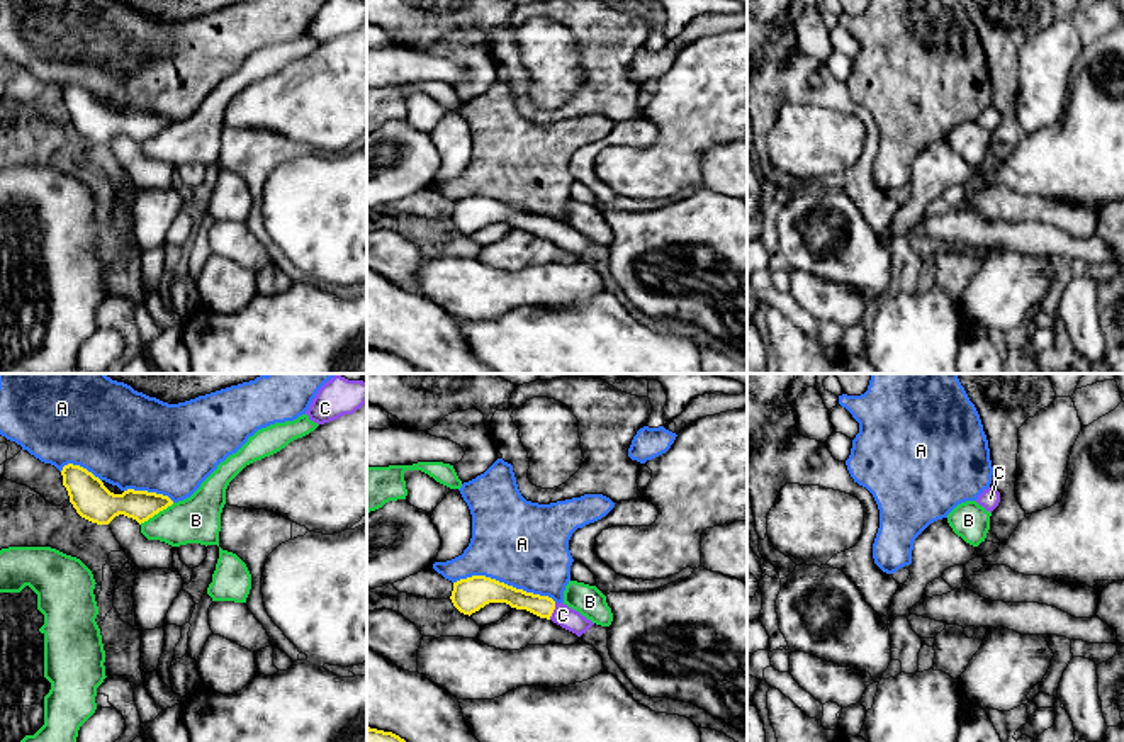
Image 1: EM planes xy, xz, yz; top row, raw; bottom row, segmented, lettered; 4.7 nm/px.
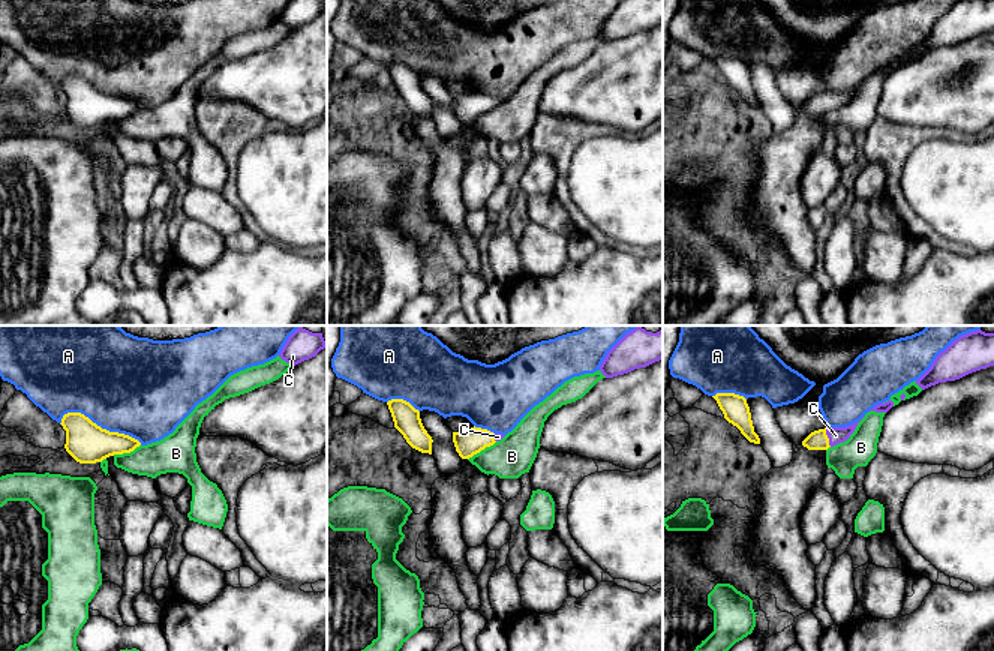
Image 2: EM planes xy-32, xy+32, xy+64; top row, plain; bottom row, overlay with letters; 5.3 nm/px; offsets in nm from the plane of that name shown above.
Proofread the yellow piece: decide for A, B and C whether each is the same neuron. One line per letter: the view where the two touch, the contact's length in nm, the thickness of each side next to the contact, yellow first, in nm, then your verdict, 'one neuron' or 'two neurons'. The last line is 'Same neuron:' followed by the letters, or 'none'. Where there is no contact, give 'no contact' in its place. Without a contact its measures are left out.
A: contact in xz; length 500 nm; calibres 160 and 400 nm; two neurons
B: contact in xy; length 190 nm; calibres 140 and 220 nm; two neurons
C: contact in xz; length 90 nm; calibres 100 and 100 nm; one neuron
Same neuron: C

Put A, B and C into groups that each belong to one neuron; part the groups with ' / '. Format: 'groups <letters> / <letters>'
groups A / B / C

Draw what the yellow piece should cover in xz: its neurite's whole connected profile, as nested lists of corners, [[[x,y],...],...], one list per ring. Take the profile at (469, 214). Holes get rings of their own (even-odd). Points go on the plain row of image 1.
[[[472,195],[453,202],[450,219],[460,233],[469,236],[489,222],[506,222],[511,228],[526,229],[540,238],[552,239],[577,256],[594,245],[564,222],[555,222],[548,216],[526,212],[486,195]]]

